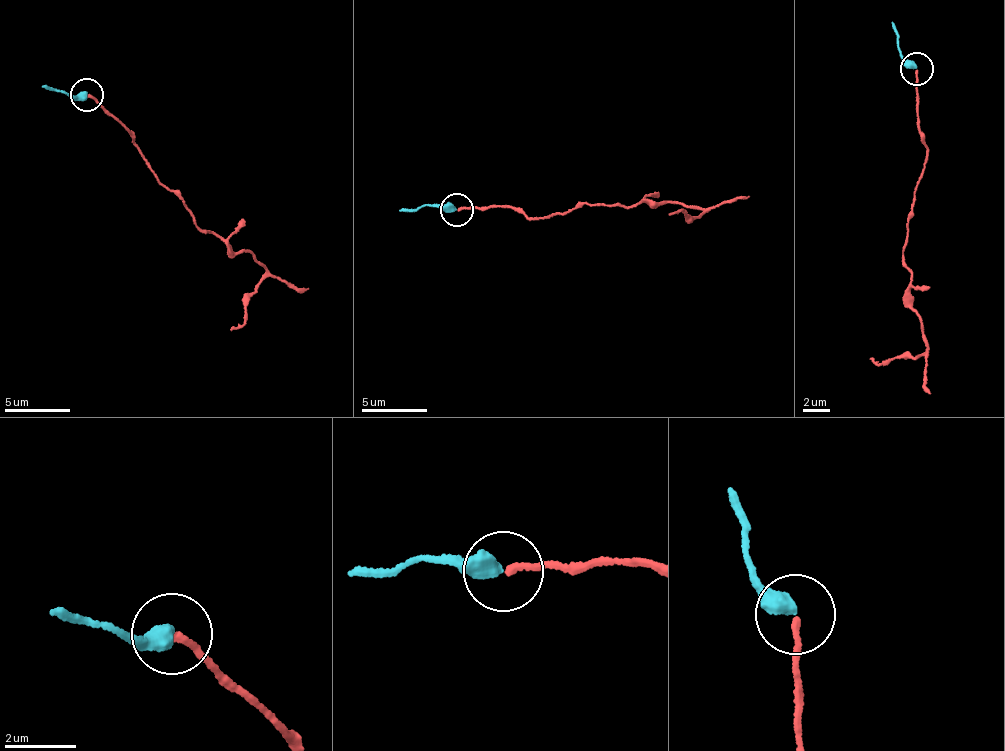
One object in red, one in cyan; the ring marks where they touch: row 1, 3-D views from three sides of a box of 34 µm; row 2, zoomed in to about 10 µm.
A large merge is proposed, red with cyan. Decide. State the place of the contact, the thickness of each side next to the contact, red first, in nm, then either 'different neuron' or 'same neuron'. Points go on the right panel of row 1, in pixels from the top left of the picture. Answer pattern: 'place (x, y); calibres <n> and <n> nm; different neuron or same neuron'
place (916, 68); calibres 170 and 480 nm; same neuron

